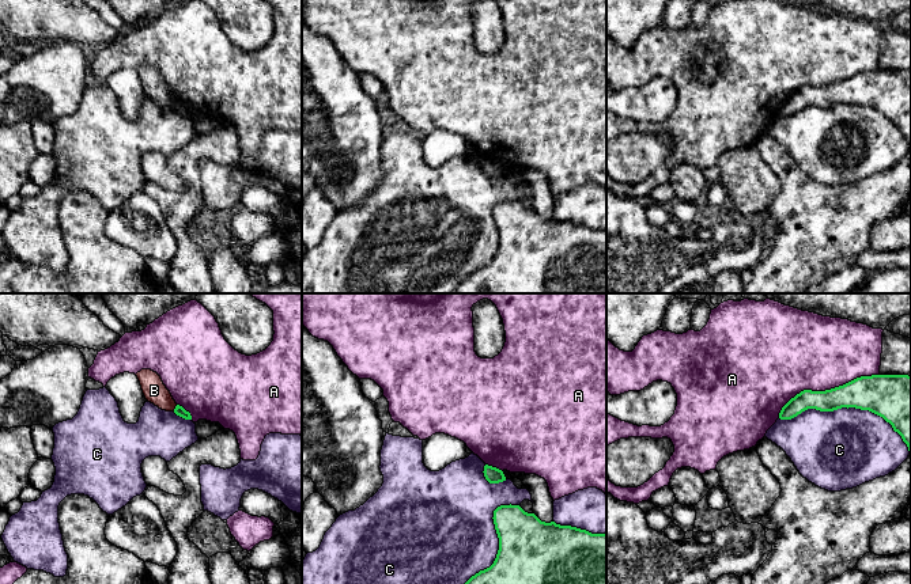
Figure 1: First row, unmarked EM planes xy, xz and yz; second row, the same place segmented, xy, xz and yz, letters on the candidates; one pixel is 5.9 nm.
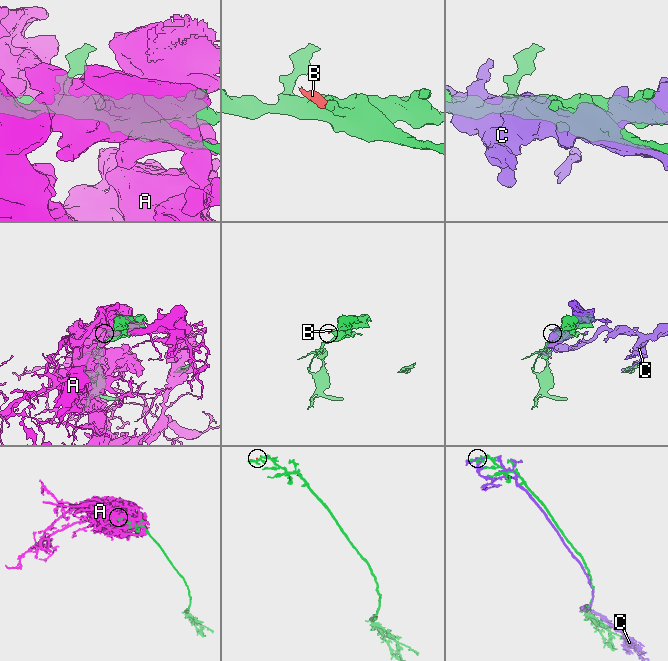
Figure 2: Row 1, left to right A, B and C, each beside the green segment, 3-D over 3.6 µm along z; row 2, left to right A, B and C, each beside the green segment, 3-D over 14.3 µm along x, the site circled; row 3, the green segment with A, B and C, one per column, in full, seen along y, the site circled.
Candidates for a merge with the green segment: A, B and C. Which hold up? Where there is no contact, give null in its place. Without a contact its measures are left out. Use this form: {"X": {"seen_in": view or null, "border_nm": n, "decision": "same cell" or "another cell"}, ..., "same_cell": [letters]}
{"A": {"seen_in": "yz", "border_nm": 650, "decision": "another cell"}, "B": {"seen_in": "xy", "border_nm": 50, "decision": "another cell"}, "C": {"seen_in": "yz", "border_nm": 800, "decision": "another cell"}, "same_cell": []}

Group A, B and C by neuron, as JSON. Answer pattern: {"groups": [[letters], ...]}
{"groups": [["A"], ["B"], ["C"]]}

